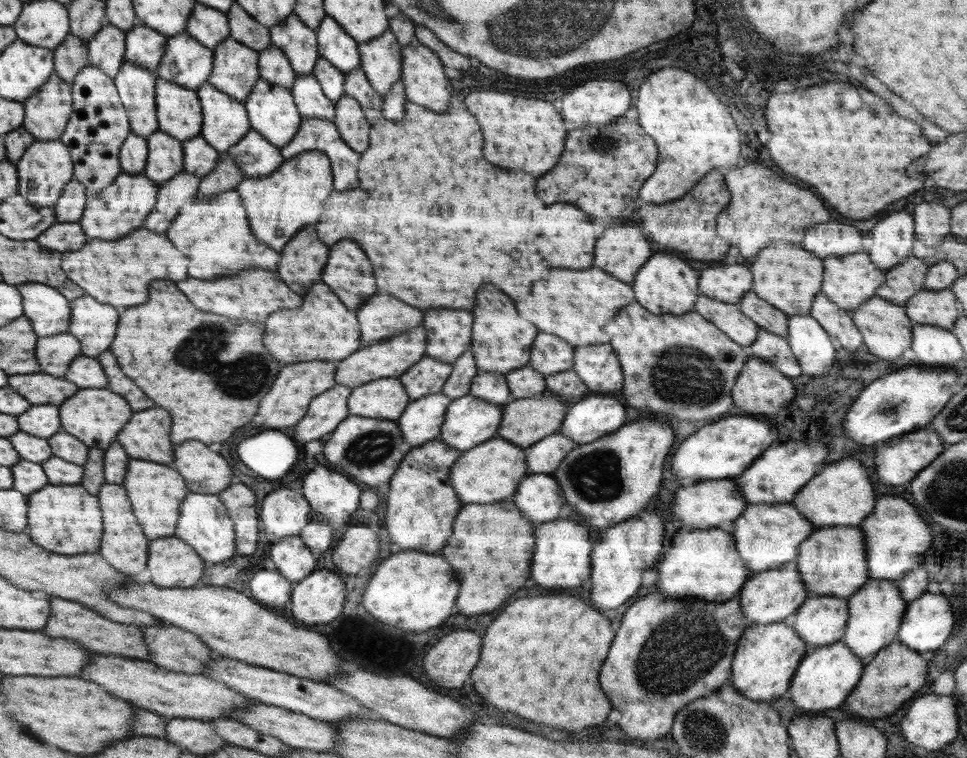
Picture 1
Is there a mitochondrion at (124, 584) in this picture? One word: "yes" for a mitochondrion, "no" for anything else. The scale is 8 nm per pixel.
no

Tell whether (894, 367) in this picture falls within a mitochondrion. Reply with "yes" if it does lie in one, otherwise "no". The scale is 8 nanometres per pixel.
no

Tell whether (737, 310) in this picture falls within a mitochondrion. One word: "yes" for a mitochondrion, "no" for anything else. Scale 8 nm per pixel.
no

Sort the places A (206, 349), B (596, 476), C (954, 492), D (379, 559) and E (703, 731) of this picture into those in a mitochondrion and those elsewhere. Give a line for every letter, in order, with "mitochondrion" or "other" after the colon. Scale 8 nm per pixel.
A: mitochondrion
B: mitochondrion
C: mitochondrion
D: other
E: mitochondrion

